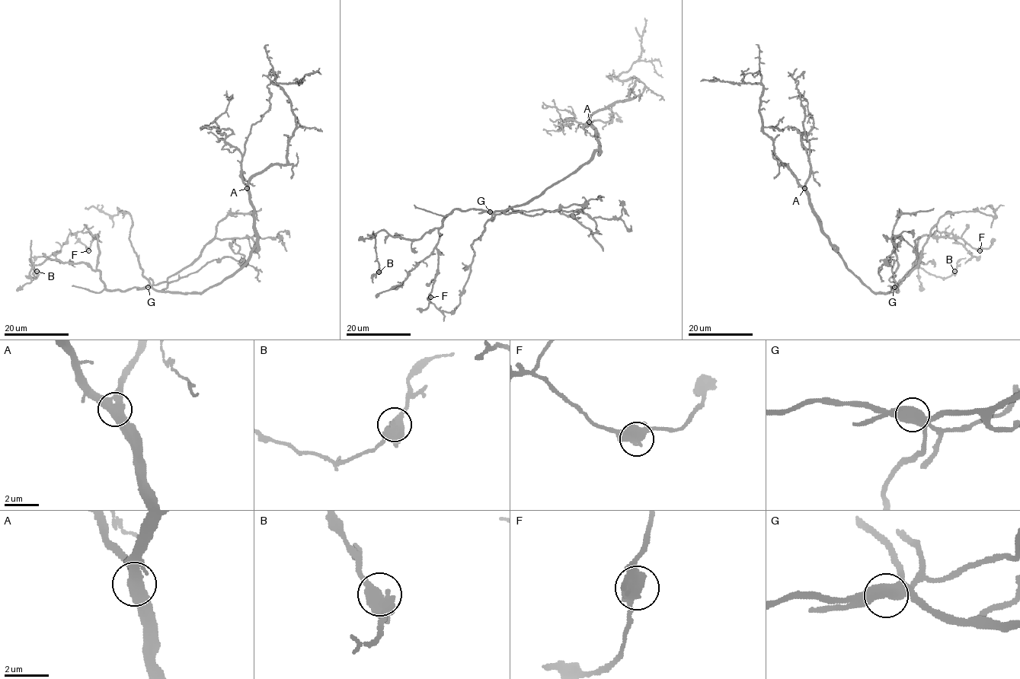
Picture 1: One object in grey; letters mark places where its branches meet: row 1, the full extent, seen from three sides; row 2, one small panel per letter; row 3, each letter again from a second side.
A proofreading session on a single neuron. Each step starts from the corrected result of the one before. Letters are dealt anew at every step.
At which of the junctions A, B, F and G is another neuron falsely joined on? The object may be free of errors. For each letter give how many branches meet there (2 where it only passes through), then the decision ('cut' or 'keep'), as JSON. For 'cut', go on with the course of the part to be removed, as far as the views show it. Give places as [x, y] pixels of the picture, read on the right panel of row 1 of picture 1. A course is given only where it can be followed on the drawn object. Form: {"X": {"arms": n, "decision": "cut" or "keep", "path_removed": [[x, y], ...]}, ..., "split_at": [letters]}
{"A": {"arms": 3, "decision": "keep"}, "B": {"arms": 3, "decision": "keep"}, "F": {"arms": 3, "decision": "keep"}, "G": {"arms": 3, "decision": "cut", "path_removed": [[893, 288], [896, 285], [889, 278], [898, 267], [893, 238], [902, 237], [892, 236], [892, 243], [899, 251]]}, "split_at": ["G"]}

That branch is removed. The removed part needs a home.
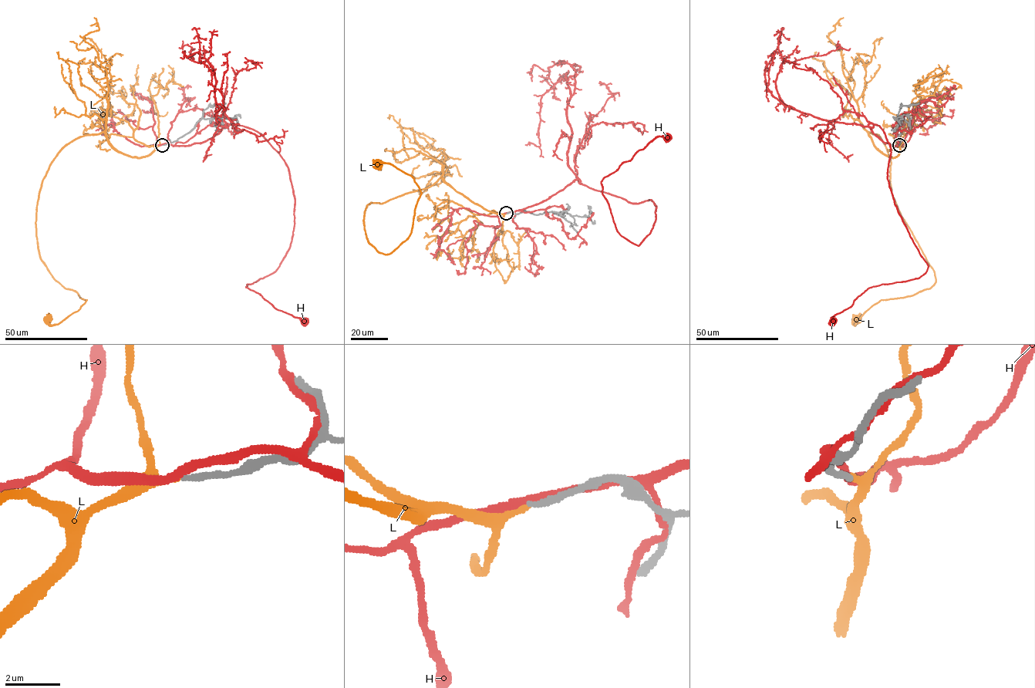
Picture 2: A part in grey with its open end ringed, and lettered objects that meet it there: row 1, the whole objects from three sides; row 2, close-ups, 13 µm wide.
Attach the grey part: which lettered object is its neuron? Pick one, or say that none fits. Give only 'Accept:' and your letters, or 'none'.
Accept: L

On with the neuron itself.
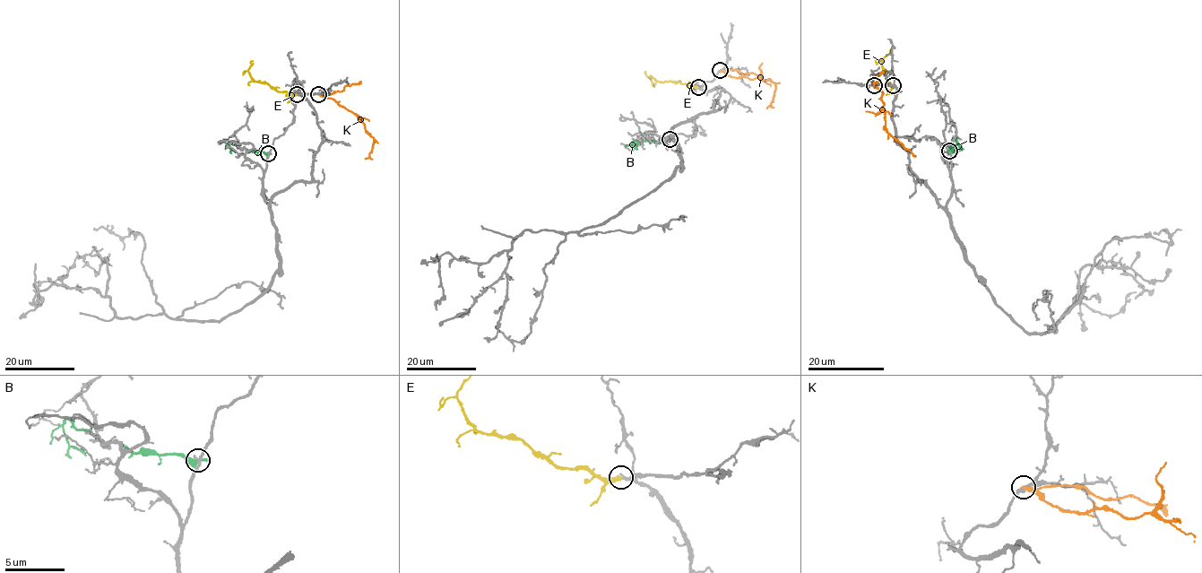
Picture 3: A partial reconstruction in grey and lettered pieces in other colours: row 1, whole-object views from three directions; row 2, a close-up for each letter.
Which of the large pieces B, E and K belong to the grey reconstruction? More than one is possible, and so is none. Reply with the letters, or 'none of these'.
E

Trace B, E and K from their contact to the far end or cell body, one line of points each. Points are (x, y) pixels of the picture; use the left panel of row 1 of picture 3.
B: (268, 153), (249, 151), (230, 142), (230, 149), (234, 150), (231, 150)
E: (296, 94), (278, 91), (266, 83), (255, 82), (248, 70), (253, 61)
K: (319, 94), (332, 99), (351, 110), (364, 125), (365, 130), (374, 138), (369, 156), (365, 159)

